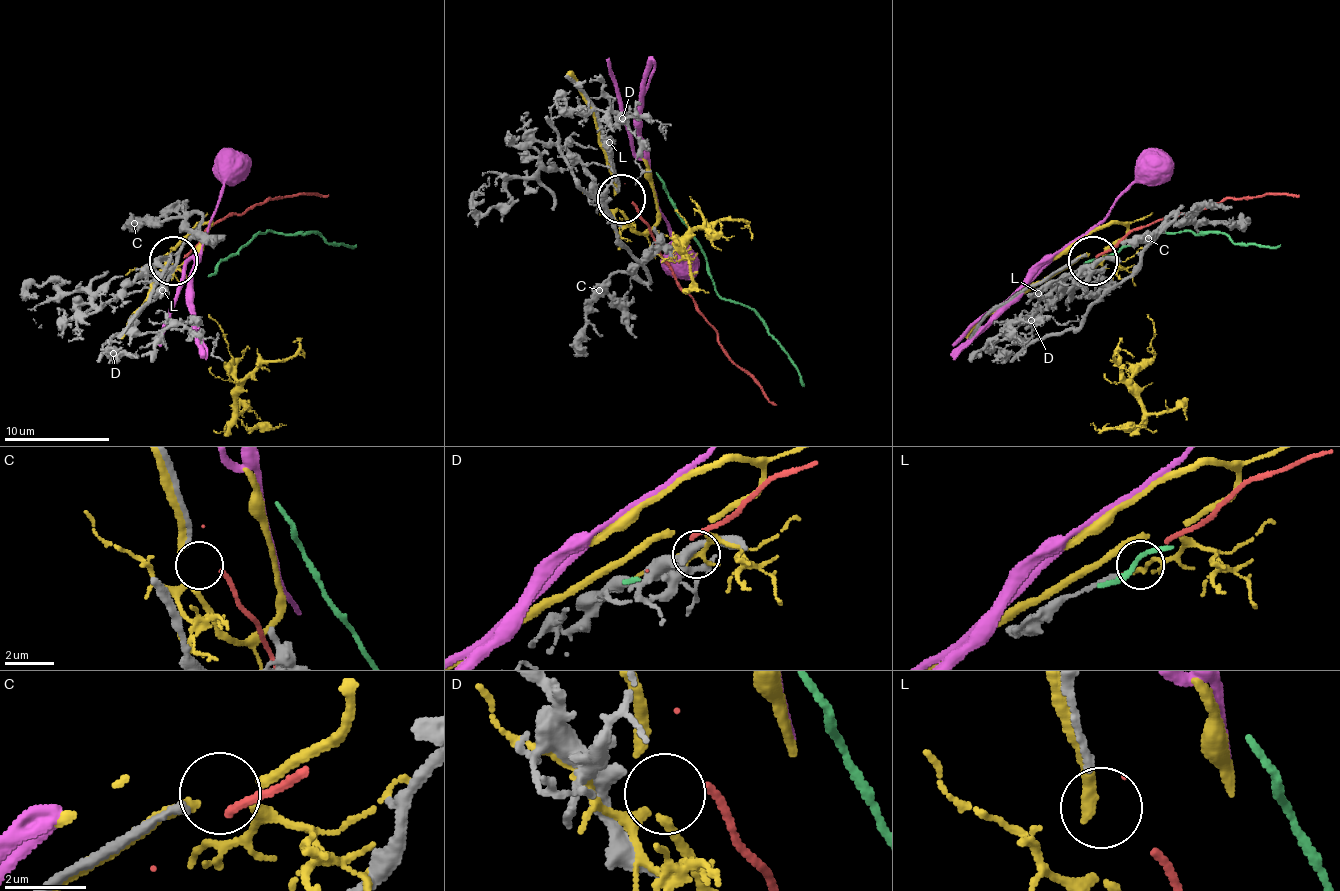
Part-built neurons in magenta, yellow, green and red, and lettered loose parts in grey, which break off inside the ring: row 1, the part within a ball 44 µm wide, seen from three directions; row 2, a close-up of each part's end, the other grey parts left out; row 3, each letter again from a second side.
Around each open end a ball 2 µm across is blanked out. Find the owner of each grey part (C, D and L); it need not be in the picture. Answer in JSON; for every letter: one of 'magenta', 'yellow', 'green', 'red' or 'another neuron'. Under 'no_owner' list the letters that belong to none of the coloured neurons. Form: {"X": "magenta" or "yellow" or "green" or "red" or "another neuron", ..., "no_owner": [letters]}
{"C": "another neuron", "D": "another neuron", "L": "another neuron", "no_owner": ["C", "D", "L"]}

